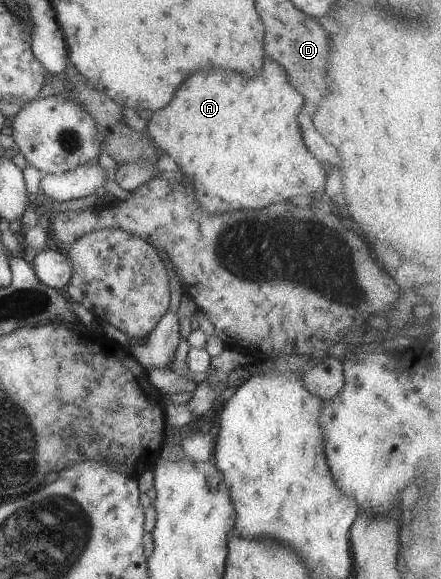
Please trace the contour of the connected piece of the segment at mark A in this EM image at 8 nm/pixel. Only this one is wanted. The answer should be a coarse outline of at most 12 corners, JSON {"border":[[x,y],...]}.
{"border":[[279,64],[197,71],[146,131],[205,214],[325,199]]}

